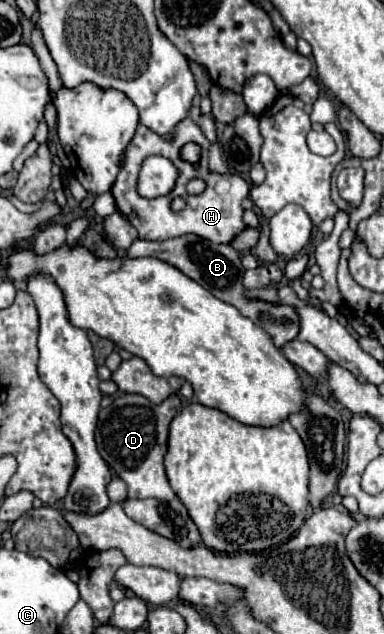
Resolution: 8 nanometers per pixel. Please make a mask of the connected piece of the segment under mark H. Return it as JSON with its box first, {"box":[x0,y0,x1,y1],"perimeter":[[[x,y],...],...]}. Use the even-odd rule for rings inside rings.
{"box":[112,119,248,243],"perimeter":[[[184,119],[182,123],[178,123],[178,131],[174,141],[166,143],[166,139],[158,139],[158,135],[154,135],[150,129],[138,125],[132,141],[128,143],[128,147],[124,149],[122,157],[120,157],[120,173],[112,185],[112,195],[116,201],[116,207],[122,215],[128,217],[128,221],[136,227],[138,237],[146,239],[146,241],[158,241],[158,239],[172,239],[174,235],[186,235],[186,233],[194,233],[202,239],[208,239],[212,243],[230,243],[246,225],[242,221],[242,199],[248,197],[248,183],[240,177],[240,175],[216,175],[208,171],[208,139],[204,137],[204,133],[200,131],[200,127],[192,121],[192,119]],[[186,143],[196,143],[200,147],[200,155],[204,155],[198,163],[188,163],[180,157],[180,151]],[[148,155],[164,155],[168,159],[174,161],[174,165],[180,169],[180,177],[176,187],[172,189],[170,195],[166,197],[158,197],[158,199],[142,199],[136,191],[136,177],[138,177],[138,169],[142,165],[142,161]],[[194,177],[202,177],[206,181],[206,191],[198,197],[188,195],[186,193],[186,183]],[[174,197],[182,197],[186,201],[186,207],[182,211],[172,211],[170,203]]]}

